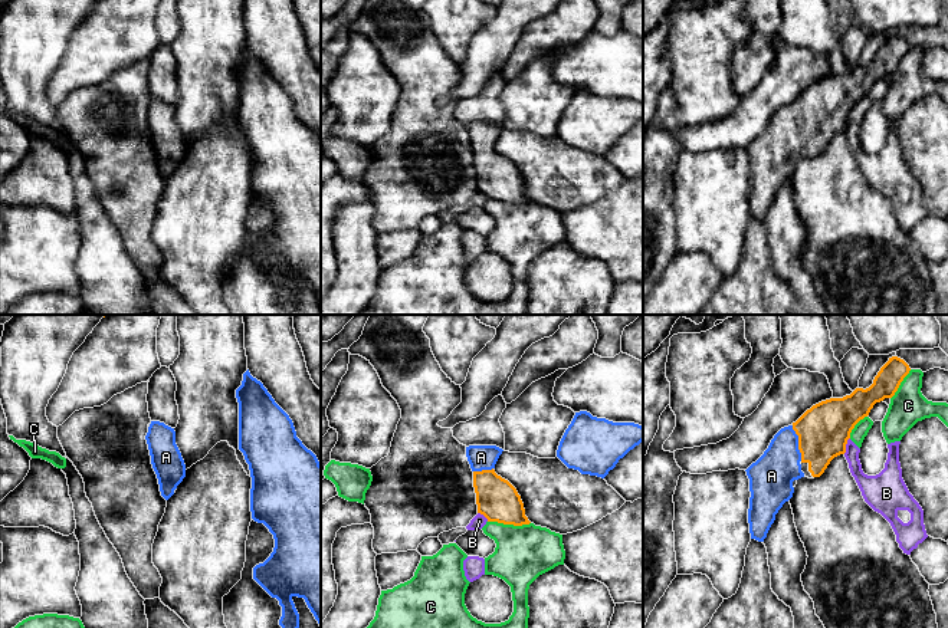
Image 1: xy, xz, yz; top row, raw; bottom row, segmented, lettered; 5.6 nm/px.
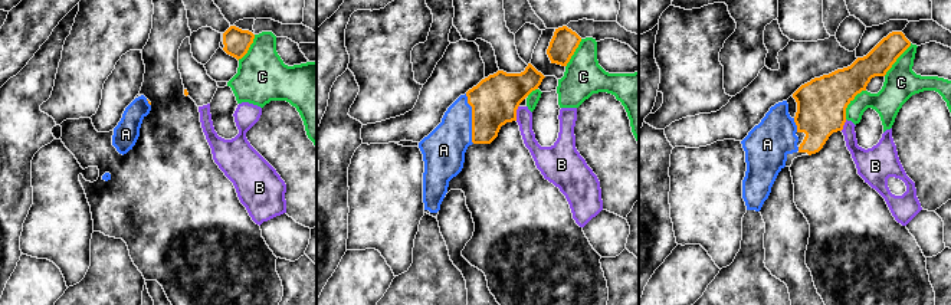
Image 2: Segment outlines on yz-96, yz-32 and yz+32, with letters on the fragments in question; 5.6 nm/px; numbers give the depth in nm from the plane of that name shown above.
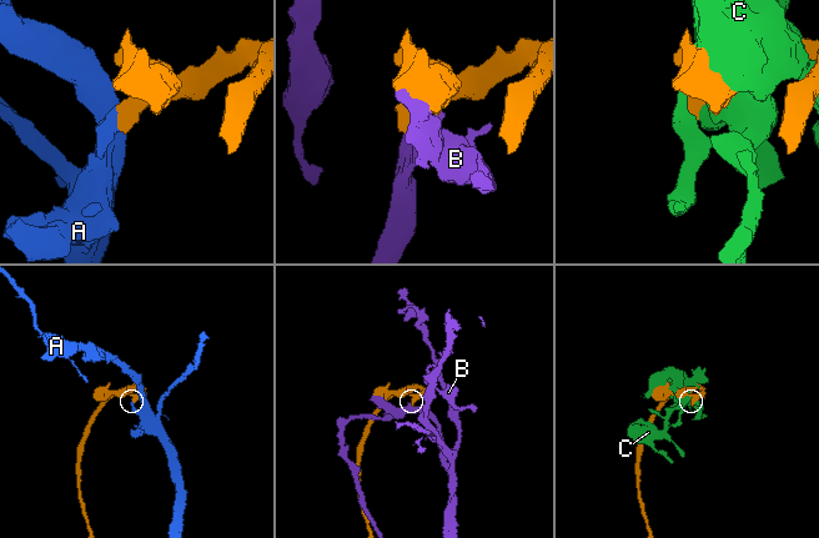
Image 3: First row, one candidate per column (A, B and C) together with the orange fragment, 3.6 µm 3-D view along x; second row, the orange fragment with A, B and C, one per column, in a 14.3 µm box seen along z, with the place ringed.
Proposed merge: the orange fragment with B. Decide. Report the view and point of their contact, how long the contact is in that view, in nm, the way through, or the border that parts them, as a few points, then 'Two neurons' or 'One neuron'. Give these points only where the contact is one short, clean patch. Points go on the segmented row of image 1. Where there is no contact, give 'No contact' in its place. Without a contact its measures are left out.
Touches orange at yz (845, 446). Shared border 100 nm. Two neurons

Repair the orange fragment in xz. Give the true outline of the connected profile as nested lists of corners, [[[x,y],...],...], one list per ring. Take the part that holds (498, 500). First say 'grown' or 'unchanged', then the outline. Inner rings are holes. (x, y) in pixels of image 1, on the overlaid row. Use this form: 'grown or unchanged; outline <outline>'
grown; outline [[[496,445],[466,447],[466,457],[473,471],[478,513],[483,514],[488,522],[529,525],[516,489],[493,470],[502,451]]]

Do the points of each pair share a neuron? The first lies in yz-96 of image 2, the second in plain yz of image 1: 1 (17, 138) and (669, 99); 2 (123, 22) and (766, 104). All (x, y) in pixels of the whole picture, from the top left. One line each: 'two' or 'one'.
1: one
2: two

